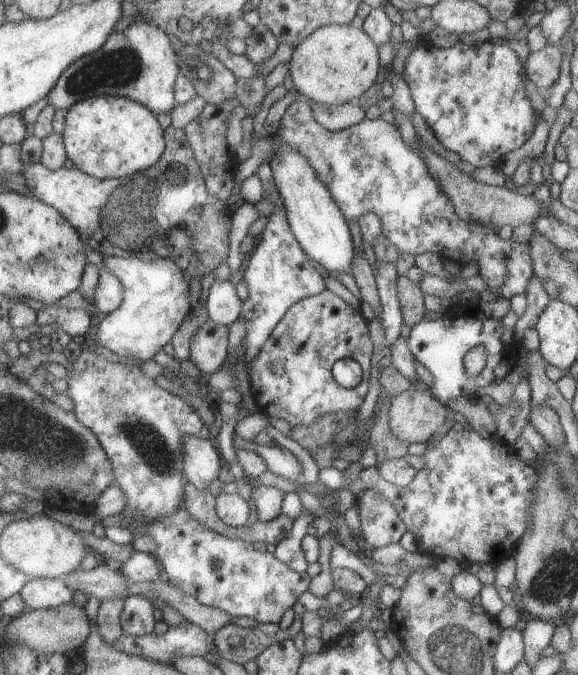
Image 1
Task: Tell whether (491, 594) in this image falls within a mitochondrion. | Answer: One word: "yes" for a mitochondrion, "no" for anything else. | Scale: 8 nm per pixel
no

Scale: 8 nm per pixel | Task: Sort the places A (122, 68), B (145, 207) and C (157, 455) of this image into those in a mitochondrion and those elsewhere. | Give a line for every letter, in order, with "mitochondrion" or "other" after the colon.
A: mitochondrion
B: mitochondrion
C: mitochondrion

